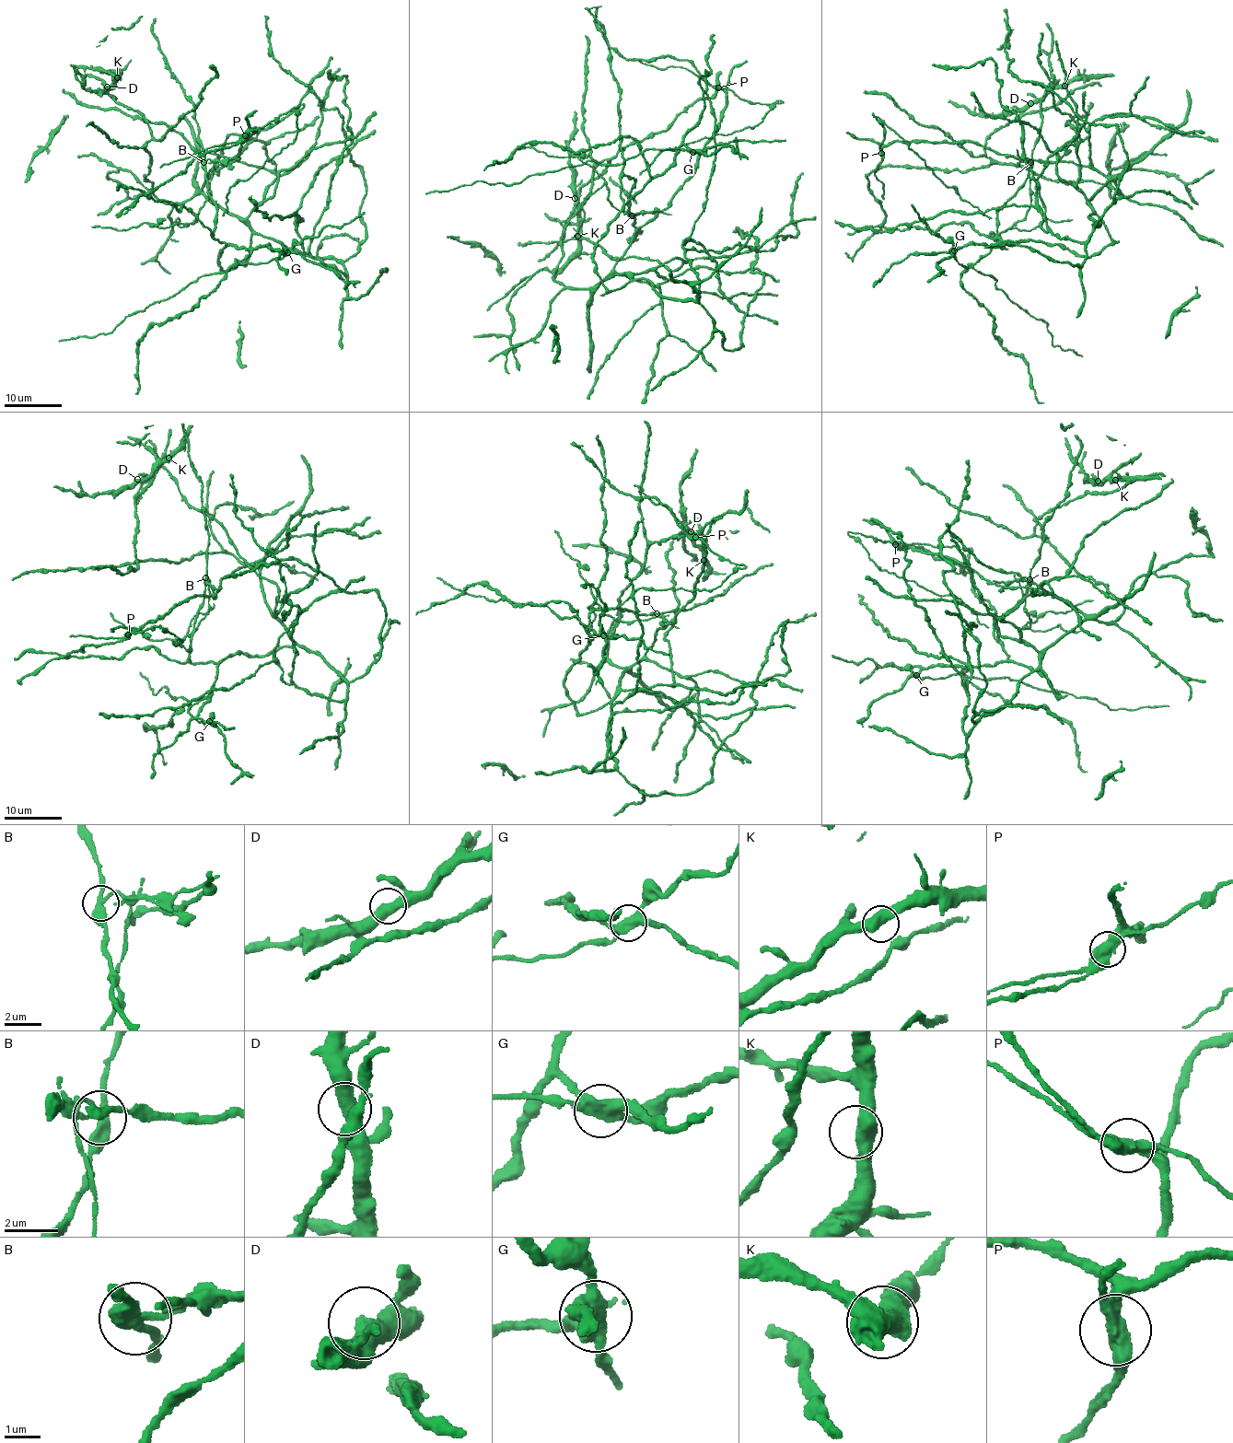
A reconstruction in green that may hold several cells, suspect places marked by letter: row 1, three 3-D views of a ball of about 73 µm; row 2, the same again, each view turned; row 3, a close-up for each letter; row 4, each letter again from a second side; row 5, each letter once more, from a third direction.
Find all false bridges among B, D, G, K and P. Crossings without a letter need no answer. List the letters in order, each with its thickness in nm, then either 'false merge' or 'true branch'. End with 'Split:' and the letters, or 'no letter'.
B: 320 nm thick; false merge
D: 480 nm thick; true branch
G: 460 nm thick; false merge
K: 550 nm thick; true branch
P: 550 nm thick; false merge
Split: B, G, P

